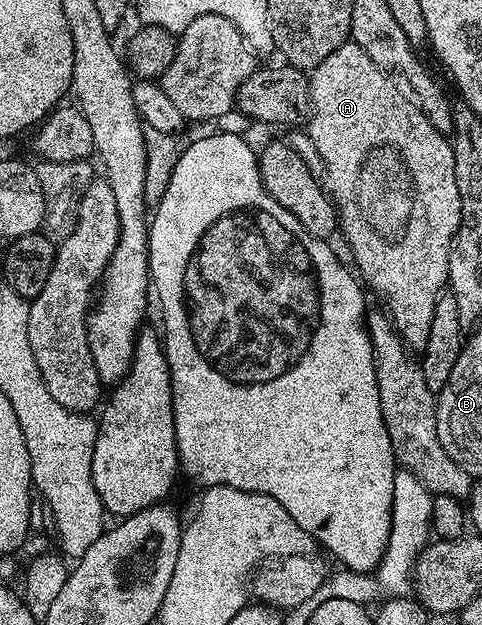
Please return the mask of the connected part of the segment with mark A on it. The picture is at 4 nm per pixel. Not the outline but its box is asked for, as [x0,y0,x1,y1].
[306,40,462,352]

